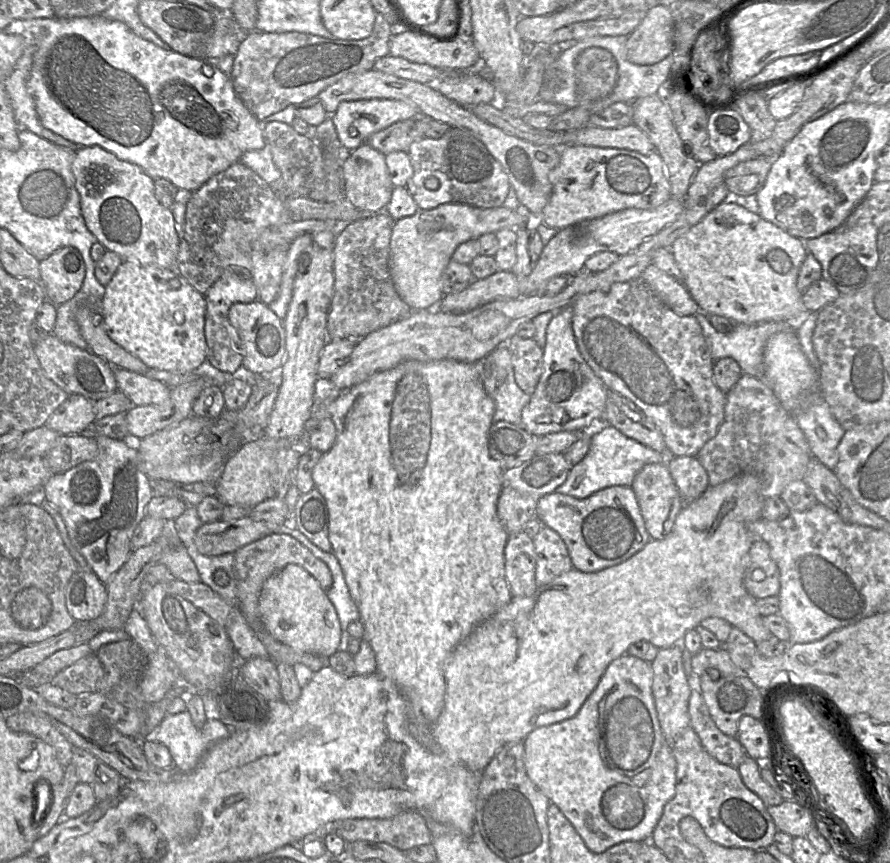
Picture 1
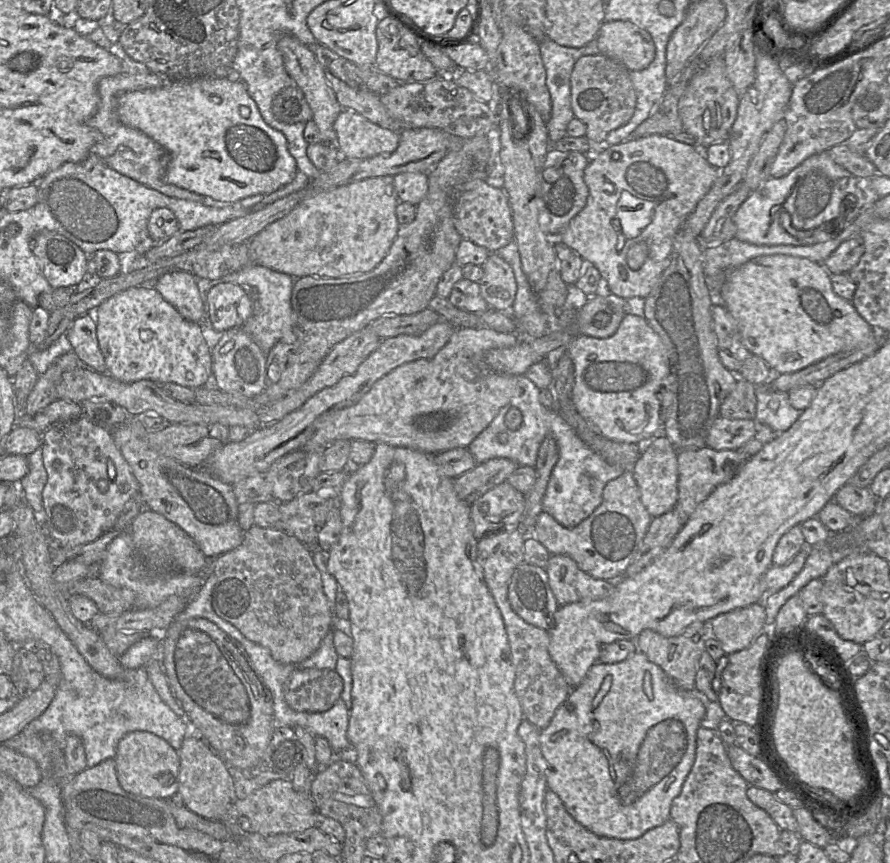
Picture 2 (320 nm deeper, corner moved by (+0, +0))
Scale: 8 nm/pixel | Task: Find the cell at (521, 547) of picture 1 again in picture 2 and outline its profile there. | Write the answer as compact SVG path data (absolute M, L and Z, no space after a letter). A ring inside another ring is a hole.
M525 561L521 563L511 577L508 598L513 610L529 624L548 632L554 627L554 615L560 605L550 588L545 568L526 563Z

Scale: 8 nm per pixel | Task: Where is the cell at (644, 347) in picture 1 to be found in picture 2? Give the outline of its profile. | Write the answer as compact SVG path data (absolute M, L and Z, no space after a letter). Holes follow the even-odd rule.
M718 416L707 436L707 446L715 450L737 450L755 435L752 419L727 419Z

